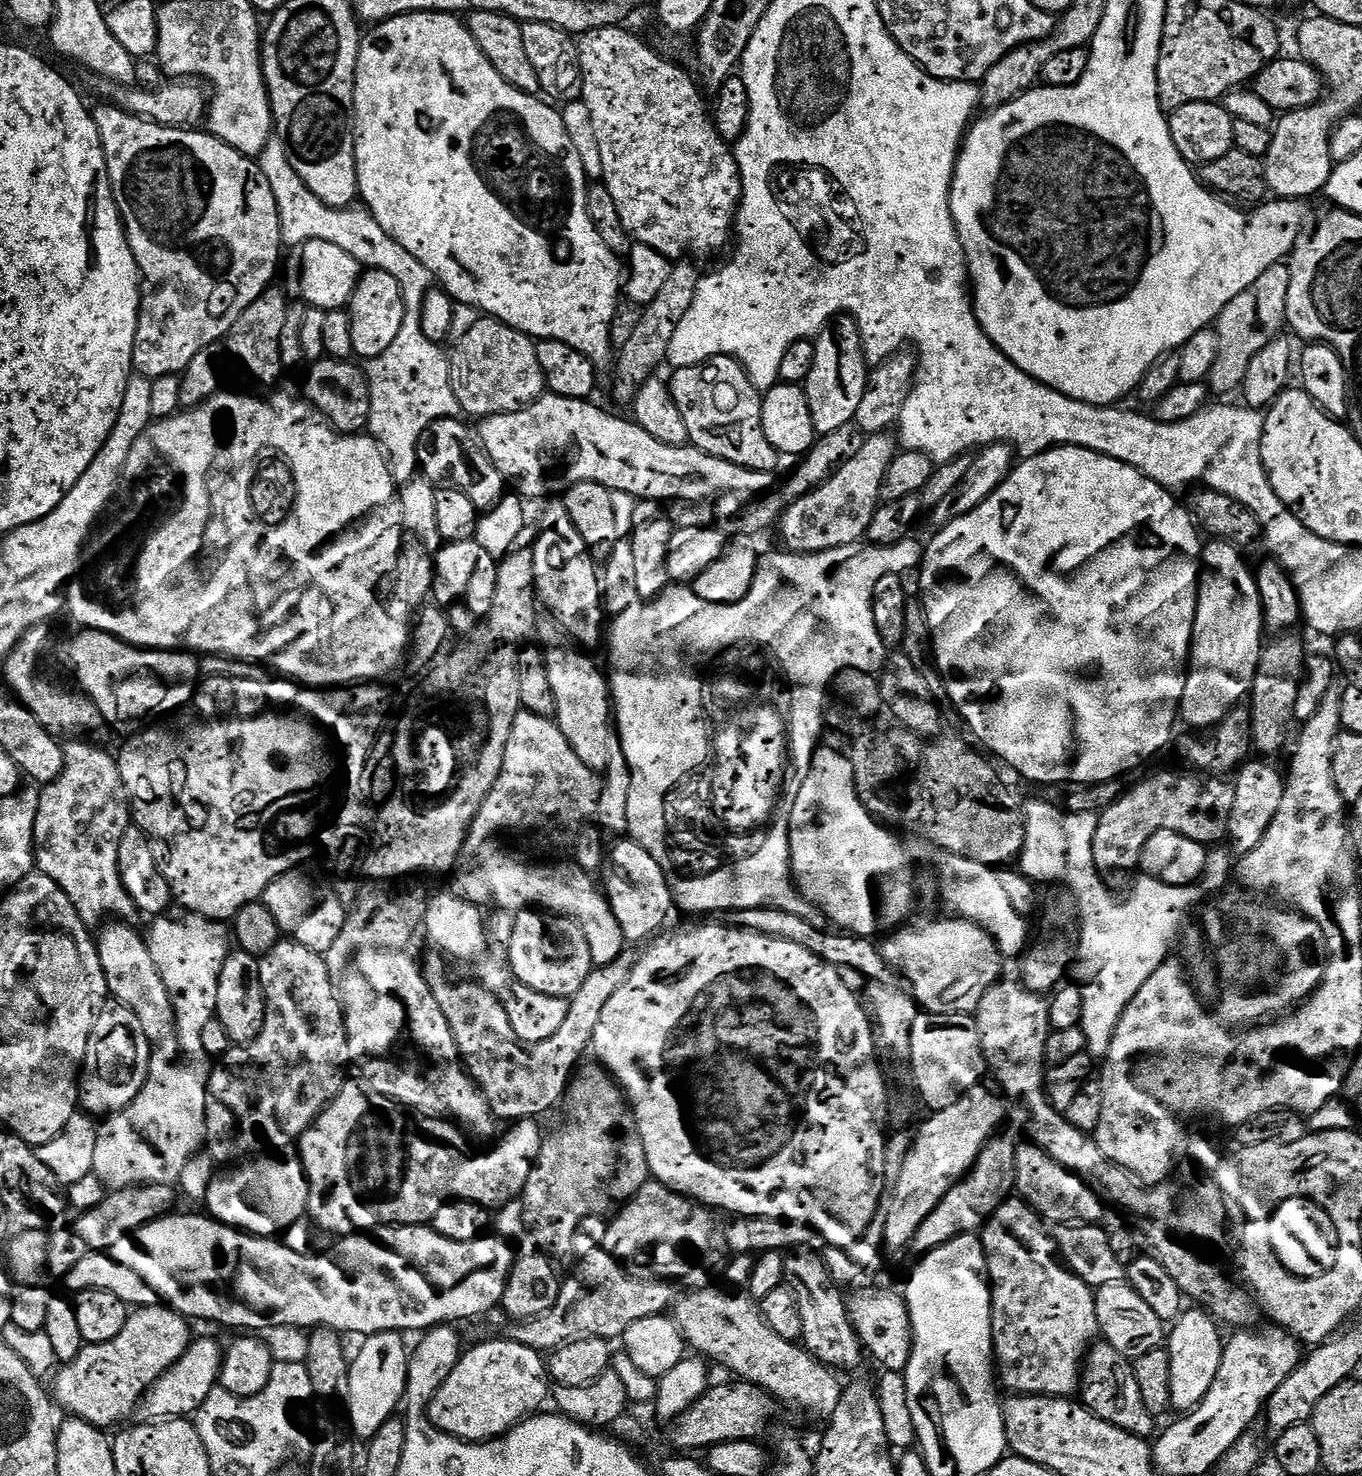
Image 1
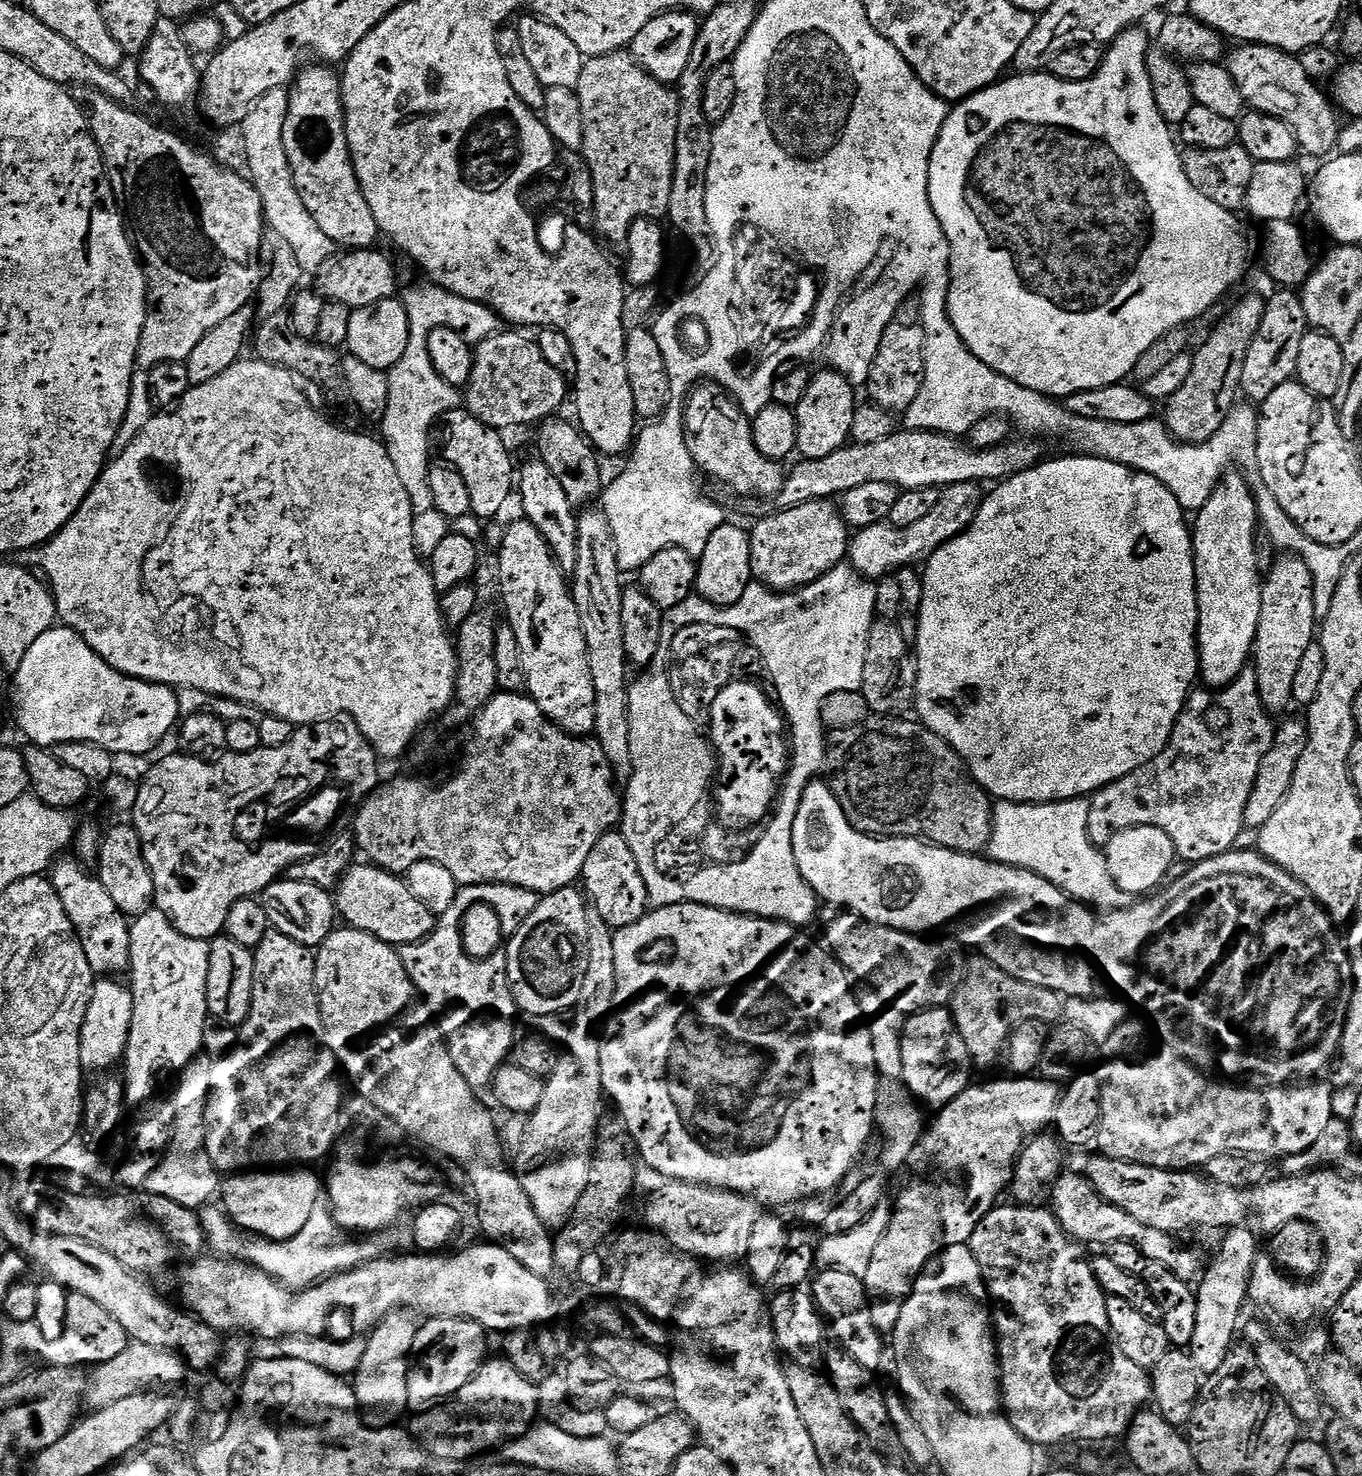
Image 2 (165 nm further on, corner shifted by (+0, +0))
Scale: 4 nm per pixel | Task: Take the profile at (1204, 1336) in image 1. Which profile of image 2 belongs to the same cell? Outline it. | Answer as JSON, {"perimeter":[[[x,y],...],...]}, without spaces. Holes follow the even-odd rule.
{"perimeter":[[[1241,1226],[1231,1228],[1226,1232],[1224,1241],[1220,1244],[1220,1249],[1216,1252],[1216,1257],[1203,1269],[1202,1275],[1199,1277],[1198,1285],[1195,1289],[1197,1300],[1197,1313],[1195,1315],[1193,1340],[1190,1345],[1190,1355],[1192,1364],[1196,1367],[1197,1373],[1214,1374],[1222,1366],[1222,1362],[1228,1356],[1228,1349],[1233,1347],[1234,1340],[1232,1335],[1237,1335],[1238,1321],[1236,1319],[1240,1316],[1240,1311],[1243,1310],[1244,1304],[1249,1299],[1248,1297],[1248,1283],[1250,1282],[1252,1267],[1254,1267],[1255,1260],[1258,1255],[1258,1248],[1256,1248],[1257,1233],[1251,1232],[1248,1226]]]}

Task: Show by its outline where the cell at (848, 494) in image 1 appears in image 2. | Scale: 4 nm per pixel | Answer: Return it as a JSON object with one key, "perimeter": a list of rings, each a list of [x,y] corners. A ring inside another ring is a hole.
{"perimeter":[[[833,499],[779,509],[755,524],[750,532],[752,574],[773,591],[795,591],[812,584],[843,563],[850,552],[850,527]]]}

